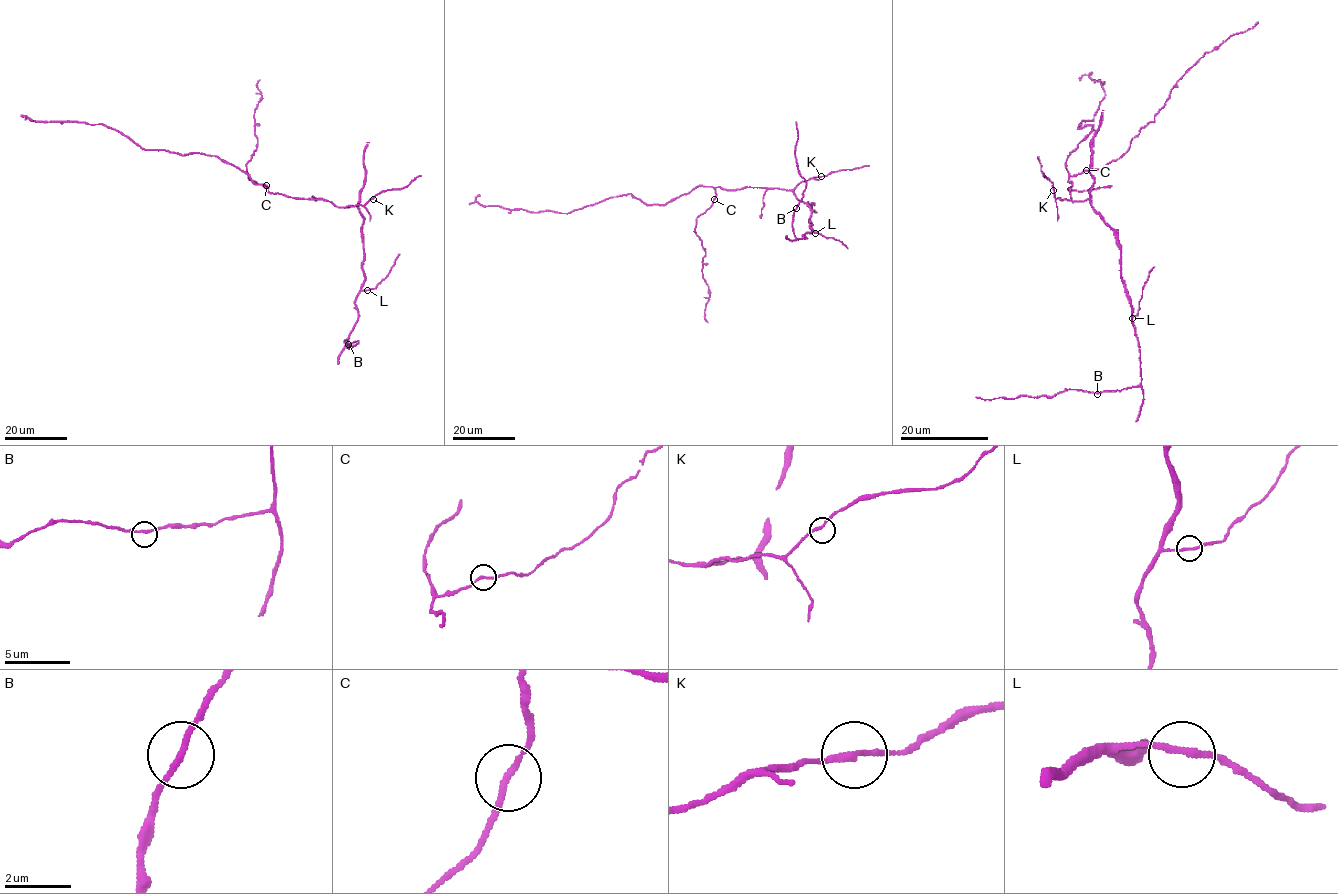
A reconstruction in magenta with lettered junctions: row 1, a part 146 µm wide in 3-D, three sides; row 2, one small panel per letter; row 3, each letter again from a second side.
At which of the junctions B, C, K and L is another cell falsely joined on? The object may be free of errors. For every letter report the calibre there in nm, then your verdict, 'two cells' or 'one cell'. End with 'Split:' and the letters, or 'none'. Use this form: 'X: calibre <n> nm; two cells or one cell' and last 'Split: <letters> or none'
B: calibre 170 nm; one cell
C: calibre 170 nm; one cell
K: calibre 190 nm; one cell
L: calibre 180 nm; one cell
Split: none

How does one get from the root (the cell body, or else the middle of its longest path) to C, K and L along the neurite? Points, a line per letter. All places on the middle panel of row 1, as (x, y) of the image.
C: (759, 187), (716, 187), (714, 200)
K: (759, 187), (792, 190), (802, 182), (821, 176)
L: (759, 187), (792, 190), (811, 209), (812, 231), (809, 232), (815, 233)

